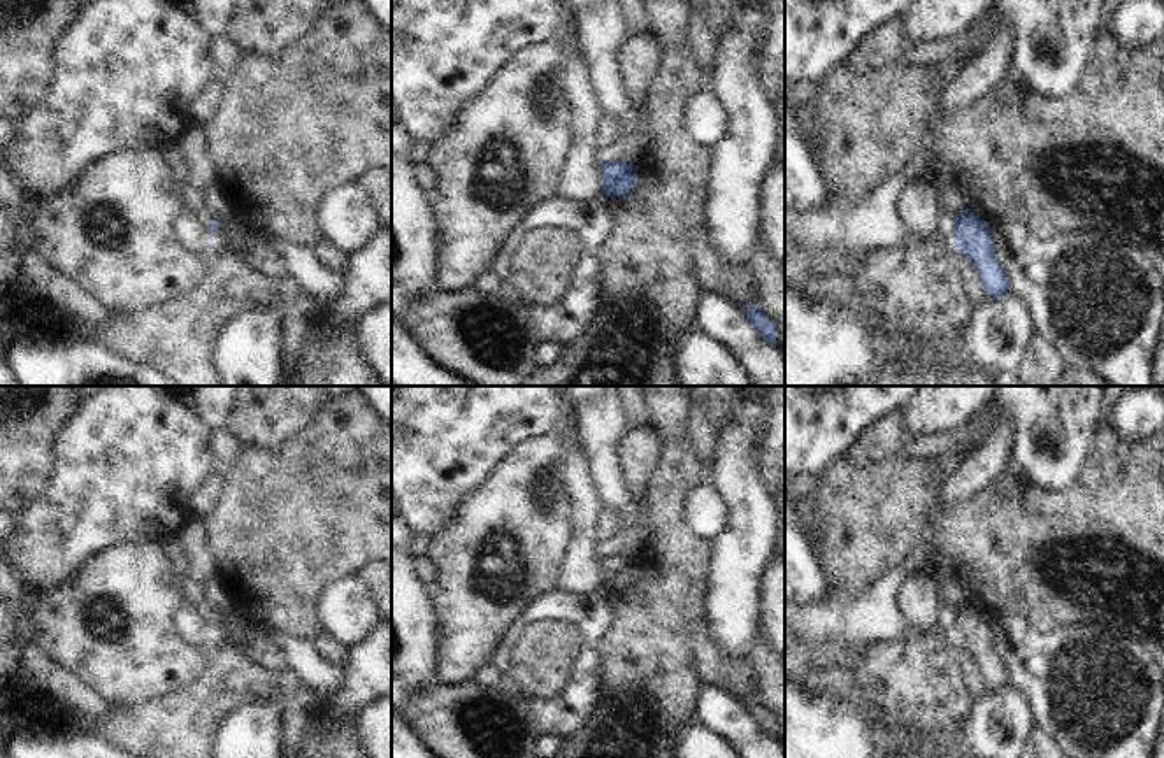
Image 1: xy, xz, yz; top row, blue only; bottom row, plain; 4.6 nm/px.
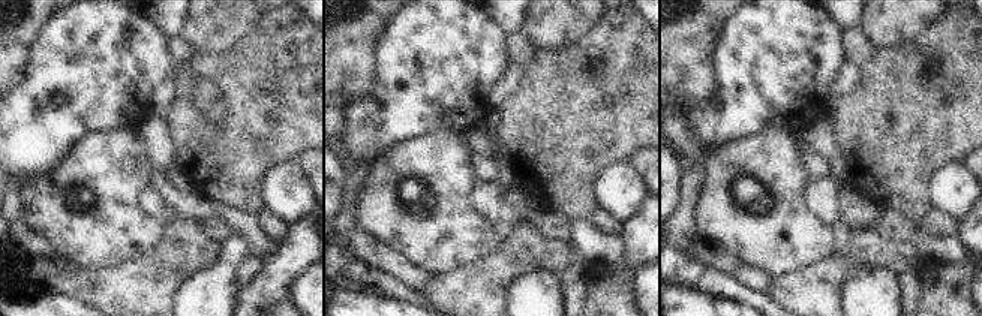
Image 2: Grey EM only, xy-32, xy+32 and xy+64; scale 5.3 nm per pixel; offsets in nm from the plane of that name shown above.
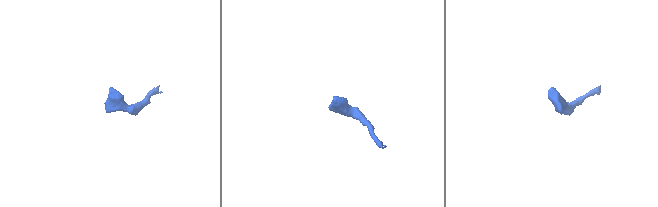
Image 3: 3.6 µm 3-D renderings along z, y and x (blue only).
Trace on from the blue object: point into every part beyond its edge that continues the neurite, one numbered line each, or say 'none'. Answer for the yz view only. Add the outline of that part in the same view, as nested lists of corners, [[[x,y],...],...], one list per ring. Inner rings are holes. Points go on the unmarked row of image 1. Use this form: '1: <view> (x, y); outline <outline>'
none

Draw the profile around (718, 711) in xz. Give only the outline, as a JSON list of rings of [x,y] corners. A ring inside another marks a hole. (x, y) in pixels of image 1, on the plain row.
[[[702,684],[697,695],[697,719],[720,735],[739,758],[785,758],[785,746],[765,735],[741,700],[716,684]]]

